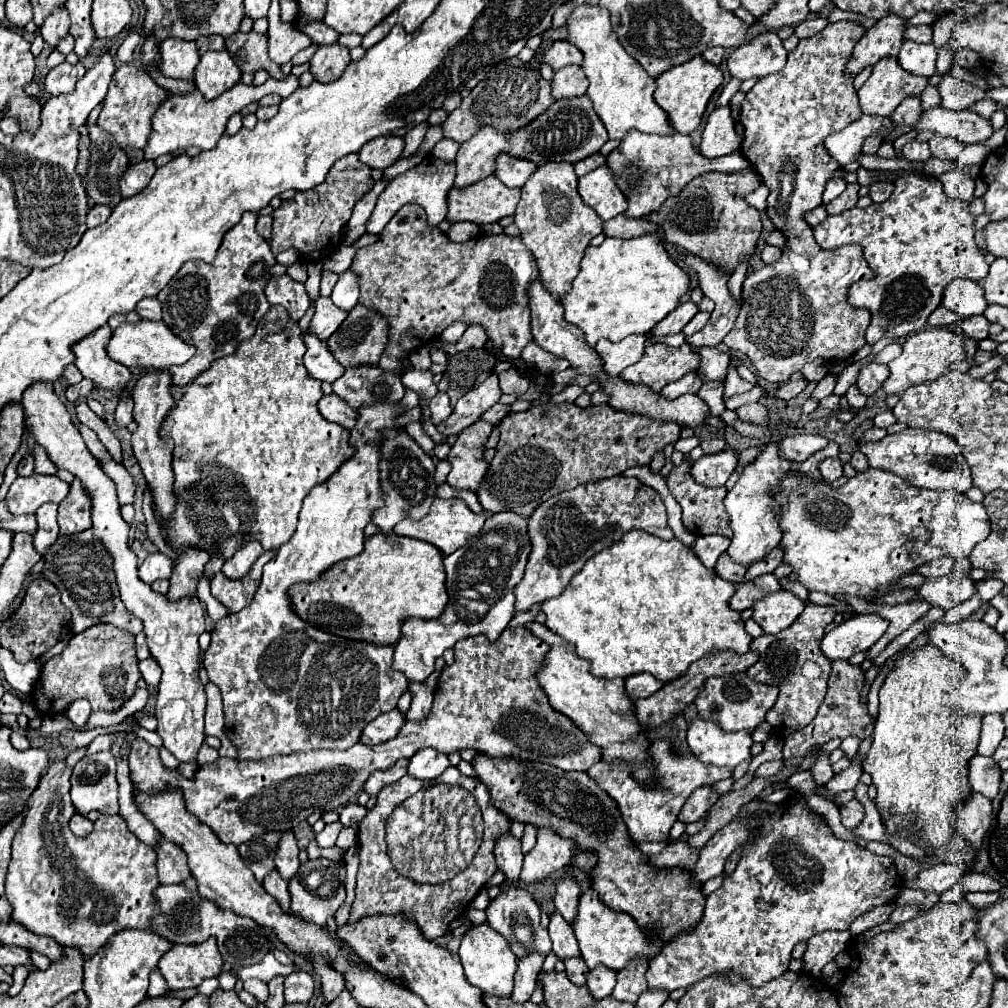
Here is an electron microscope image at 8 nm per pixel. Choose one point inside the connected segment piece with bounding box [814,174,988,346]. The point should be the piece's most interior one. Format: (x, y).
(918, 241)

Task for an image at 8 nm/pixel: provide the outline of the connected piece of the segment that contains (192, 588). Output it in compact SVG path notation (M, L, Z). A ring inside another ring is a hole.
M186 550L178 556L178 564L174 566L172 578L170 578L170 590L168 598L180 600L186 594L196 594L198 580L204 574L204 566L210 560L210 556L204 550Z

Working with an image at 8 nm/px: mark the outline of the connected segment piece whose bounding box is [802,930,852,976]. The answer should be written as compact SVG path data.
M820 932L816 936L812 936L808 940L808 950L804 954L804 968L808 972L812 972L814 976L820 976L820 970L834 960L834 956L838 952L842 952L848 942L850 942L852 934L850 932Z

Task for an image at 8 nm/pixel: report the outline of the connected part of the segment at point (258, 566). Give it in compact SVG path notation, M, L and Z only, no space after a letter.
M264 552L264 554L256 560L256 564L252 566L252 570L250 570L244 578L240 578L240 580L228 580L222 572L216 574L216 576L212 578L212 584L210 584L212 596L214 596L220 604L224 604L230 614L236 614L238 610L246 608L246 604L252 602L252 598L254 598L254 594L256 594L256 590L258 590L258 586L260 586L262 566L264 566L274 554L276 554L276 552Z

